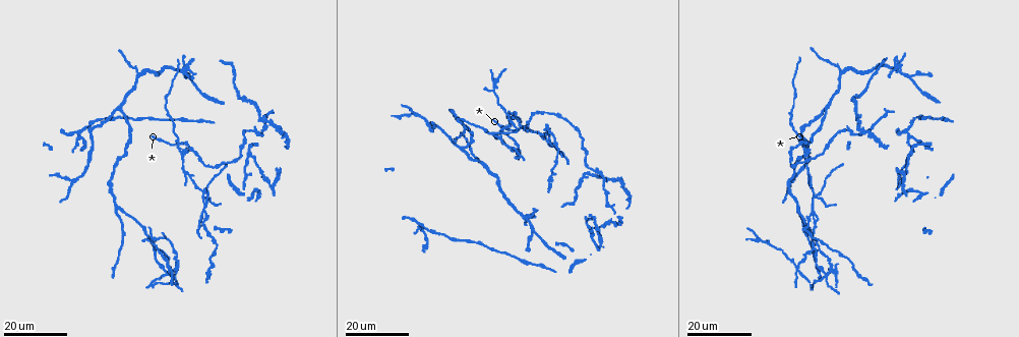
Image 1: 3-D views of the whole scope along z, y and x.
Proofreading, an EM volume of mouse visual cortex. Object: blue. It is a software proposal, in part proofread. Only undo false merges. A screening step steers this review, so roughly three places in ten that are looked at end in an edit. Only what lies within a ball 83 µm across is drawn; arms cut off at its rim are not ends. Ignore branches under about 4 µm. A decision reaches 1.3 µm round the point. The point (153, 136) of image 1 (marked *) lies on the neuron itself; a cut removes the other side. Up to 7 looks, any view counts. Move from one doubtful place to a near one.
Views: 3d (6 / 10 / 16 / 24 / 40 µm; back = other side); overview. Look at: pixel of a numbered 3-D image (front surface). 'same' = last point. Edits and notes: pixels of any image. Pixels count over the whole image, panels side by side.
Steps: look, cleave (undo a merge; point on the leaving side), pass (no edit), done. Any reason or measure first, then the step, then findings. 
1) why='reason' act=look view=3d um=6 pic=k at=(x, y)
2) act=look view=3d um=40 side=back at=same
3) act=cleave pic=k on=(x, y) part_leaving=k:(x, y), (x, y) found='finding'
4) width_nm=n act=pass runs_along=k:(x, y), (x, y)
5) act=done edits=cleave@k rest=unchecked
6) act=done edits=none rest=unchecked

why='three arms meet' act=look view=3d um=16 pic=1 at=(137, 74)

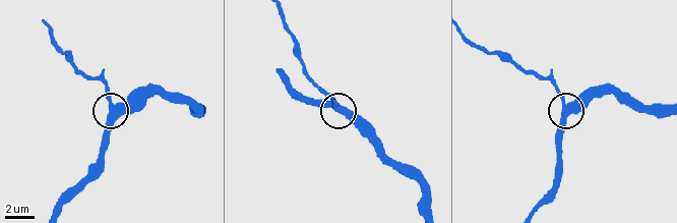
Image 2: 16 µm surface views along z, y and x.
act=look view=3d um=6 pic=2 at=(566, 104)

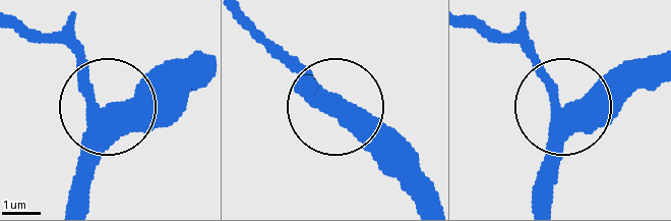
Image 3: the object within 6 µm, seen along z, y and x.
width_nm=370 act=pass runs_along=3:(71, 200), (83, 141), (103, 112), (87, 72), (55, 37) found='all the same neuron'

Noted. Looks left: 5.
why='looks like a crossing' act=look view=3d um=16 pic=1 at=(507, 118)

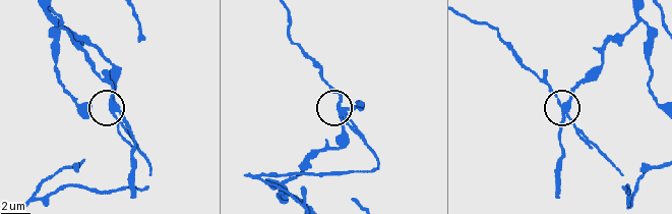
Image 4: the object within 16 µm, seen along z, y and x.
act=look view=3d um=6 pic=4 at=(109, 103)

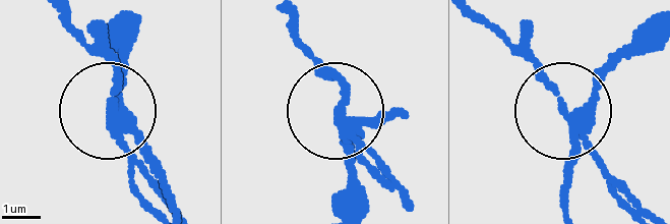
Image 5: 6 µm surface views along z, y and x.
act=look view=3d um=6 side=back pic=5 at=(342, 112)

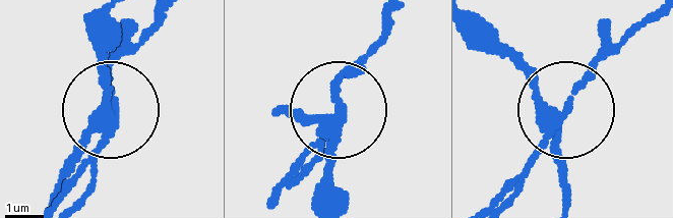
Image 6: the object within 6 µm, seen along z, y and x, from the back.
act=cleave pic=6 on=(83, 165) part_leaving=6:(556, 121), (582, 75), (650, 17) found='two neurons meet here'

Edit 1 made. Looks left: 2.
act=done edits=cleave@6 rest=unchecked

